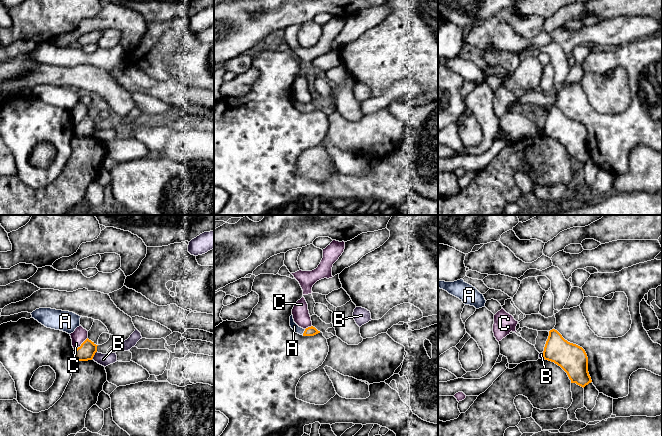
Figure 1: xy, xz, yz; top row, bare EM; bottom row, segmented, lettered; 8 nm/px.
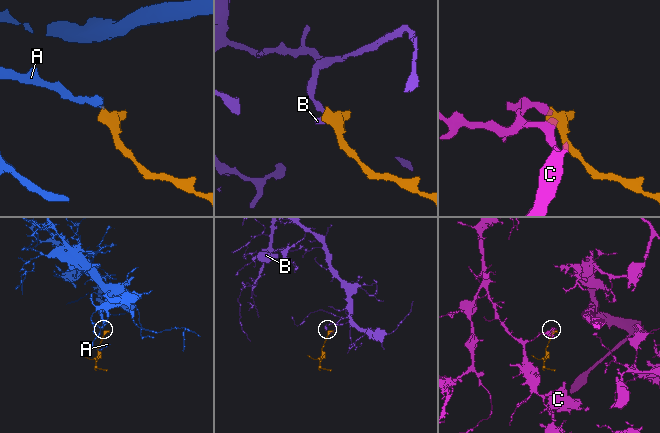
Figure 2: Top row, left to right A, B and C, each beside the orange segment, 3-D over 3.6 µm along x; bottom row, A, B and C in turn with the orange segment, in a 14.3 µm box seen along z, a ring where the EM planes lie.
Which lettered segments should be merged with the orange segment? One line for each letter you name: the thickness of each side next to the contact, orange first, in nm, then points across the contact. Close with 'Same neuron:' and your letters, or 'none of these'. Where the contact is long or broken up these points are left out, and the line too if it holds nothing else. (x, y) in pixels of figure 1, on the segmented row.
A: Thickness 80 nm (orange) against 60 nm. Path across: xz (310, 331), (304, 332), (294, 326)
Same neuron: A

